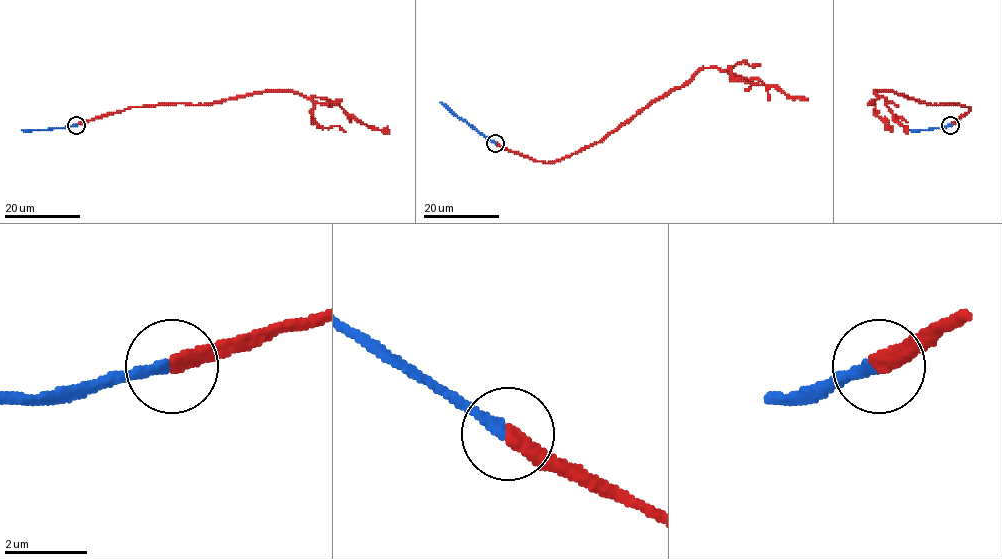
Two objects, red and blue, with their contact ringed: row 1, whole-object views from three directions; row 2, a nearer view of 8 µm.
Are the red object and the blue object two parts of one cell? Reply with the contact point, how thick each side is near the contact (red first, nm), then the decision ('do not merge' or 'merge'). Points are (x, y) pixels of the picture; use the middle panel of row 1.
at (495, 143); 400 nm thick on the red side, 260 nm on the other; merge

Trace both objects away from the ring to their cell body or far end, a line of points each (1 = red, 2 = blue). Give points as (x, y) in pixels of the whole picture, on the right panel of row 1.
1: (950, 124), (970, 107), (930, 104), (897, 92), (877, 90), (876, 94), (885, 100), (893, 117), (907, 134)
2: (950, 124), (931, 129), (909, 129)

